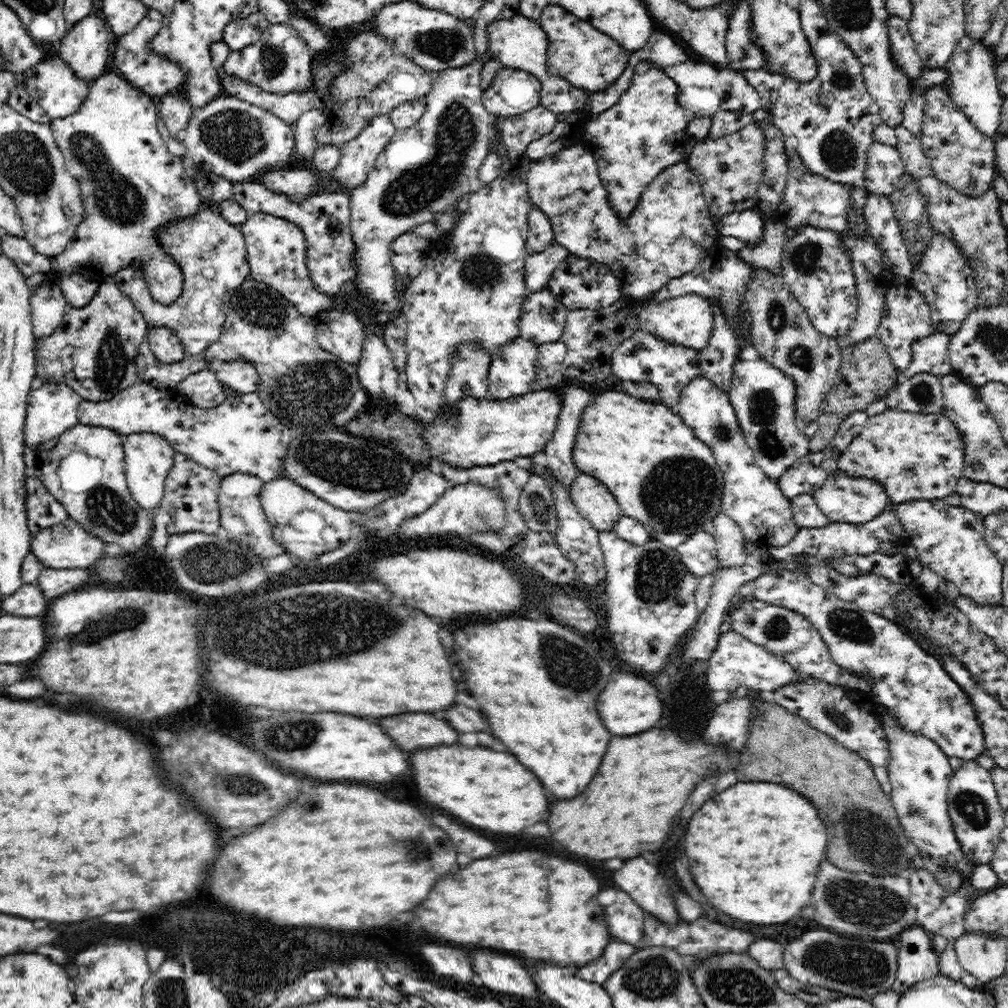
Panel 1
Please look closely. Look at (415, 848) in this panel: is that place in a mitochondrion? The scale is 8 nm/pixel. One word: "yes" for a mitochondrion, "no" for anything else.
yes

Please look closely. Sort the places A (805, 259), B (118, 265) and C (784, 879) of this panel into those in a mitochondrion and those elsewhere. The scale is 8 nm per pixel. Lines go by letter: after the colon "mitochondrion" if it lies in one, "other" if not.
A: mitochondrion
B: other
C: other

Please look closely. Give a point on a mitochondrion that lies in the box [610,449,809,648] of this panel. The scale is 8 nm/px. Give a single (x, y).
(670, 492)

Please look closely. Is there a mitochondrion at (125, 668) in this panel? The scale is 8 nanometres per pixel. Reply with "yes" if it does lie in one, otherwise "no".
no

